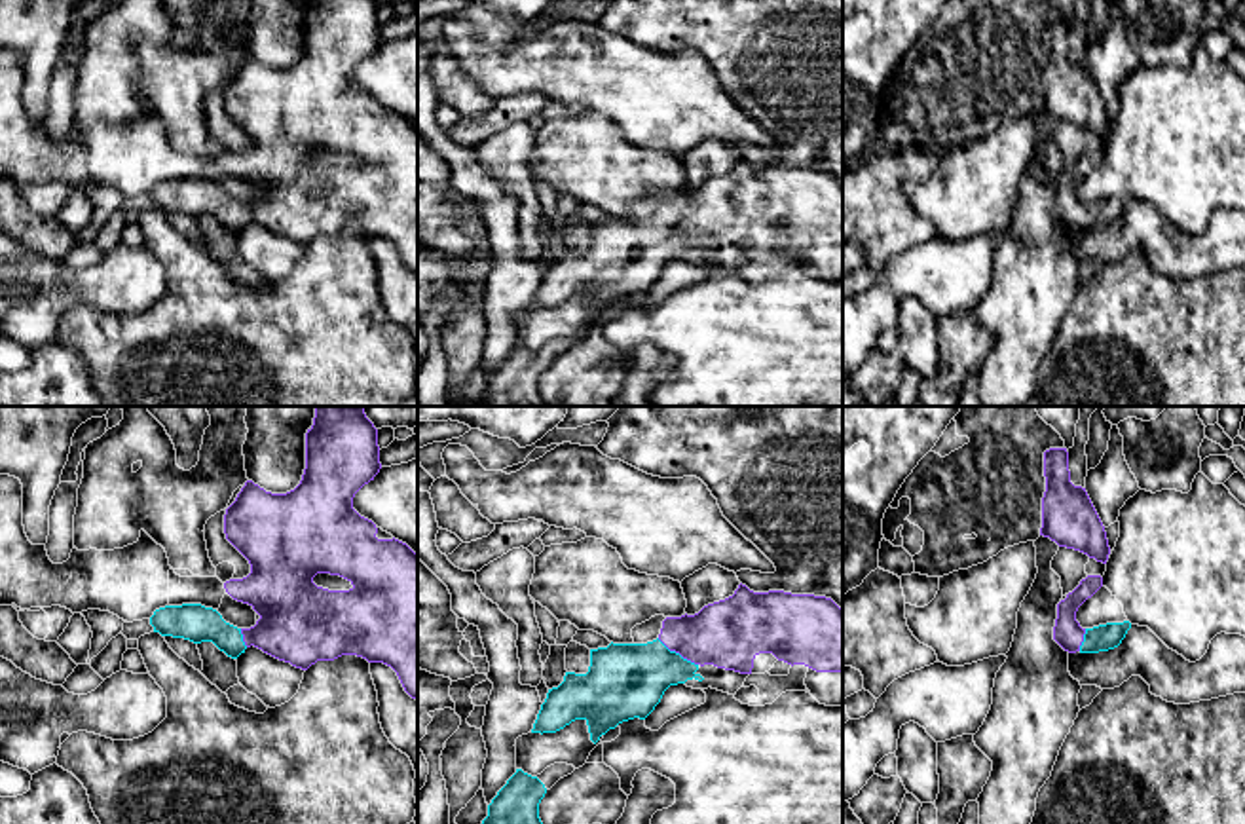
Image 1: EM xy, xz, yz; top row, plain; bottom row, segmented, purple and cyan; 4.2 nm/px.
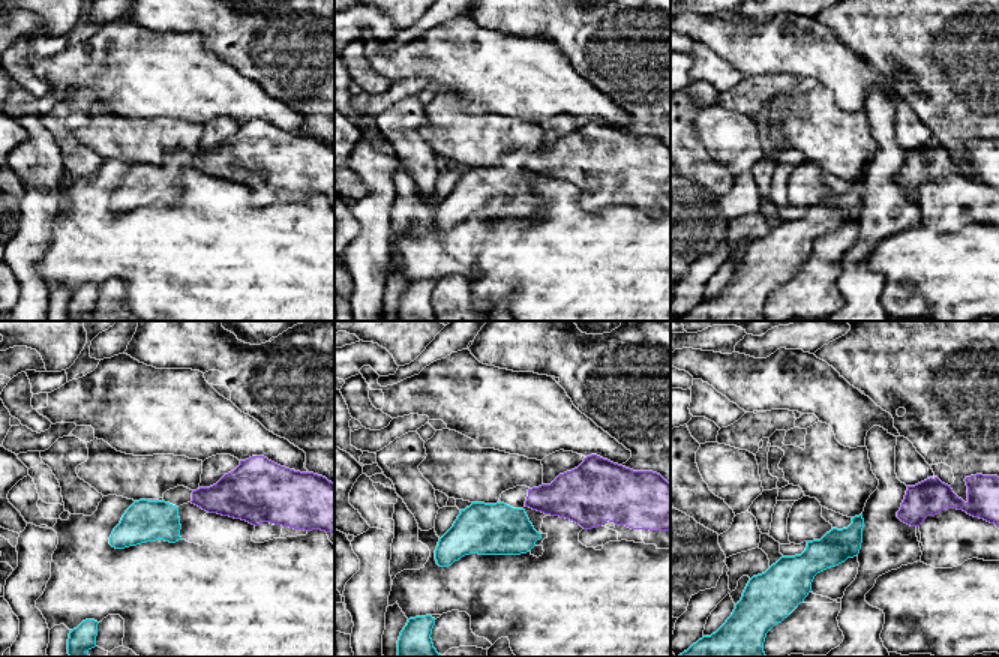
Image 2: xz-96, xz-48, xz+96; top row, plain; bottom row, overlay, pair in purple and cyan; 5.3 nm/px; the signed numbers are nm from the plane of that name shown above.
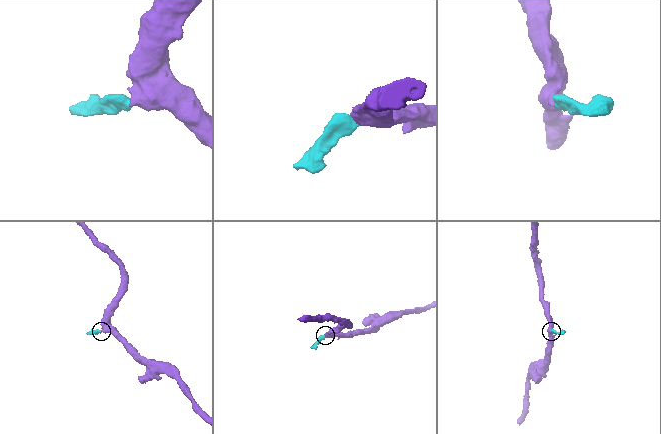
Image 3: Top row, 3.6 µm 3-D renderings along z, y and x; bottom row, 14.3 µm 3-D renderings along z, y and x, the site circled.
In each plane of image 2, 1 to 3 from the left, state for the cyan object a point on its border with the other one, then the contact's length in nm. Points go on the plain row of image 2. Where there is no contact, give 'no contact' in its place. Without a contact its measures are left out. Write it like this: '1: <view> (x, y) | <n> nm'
1: no contact
2: no contact
3: no contact

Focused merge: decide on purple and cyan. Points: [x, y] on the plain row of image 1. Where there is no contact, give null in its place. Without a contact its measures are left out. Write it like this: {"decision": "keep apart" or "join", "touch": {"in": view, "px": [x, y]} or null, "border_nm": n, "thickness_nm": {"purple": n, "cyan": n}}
{"decision": "join", "touch": {"in": "xz", "px": [678, 226]}, "border_nm": 200, "thickness_nm": {"purple": 280, "cyan": 320}}

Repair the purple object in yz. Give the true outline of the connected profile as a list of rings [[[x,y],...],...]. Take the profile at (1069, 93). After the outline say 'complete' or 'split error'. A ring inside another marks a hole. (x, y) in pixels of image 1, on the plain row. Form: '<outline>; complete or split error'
[[[1067,23],[1044,27],[1044,51],[1040,110],[1106,139],[1110,122],[1105,101],[1086,63],[1070,57]]]; complete

